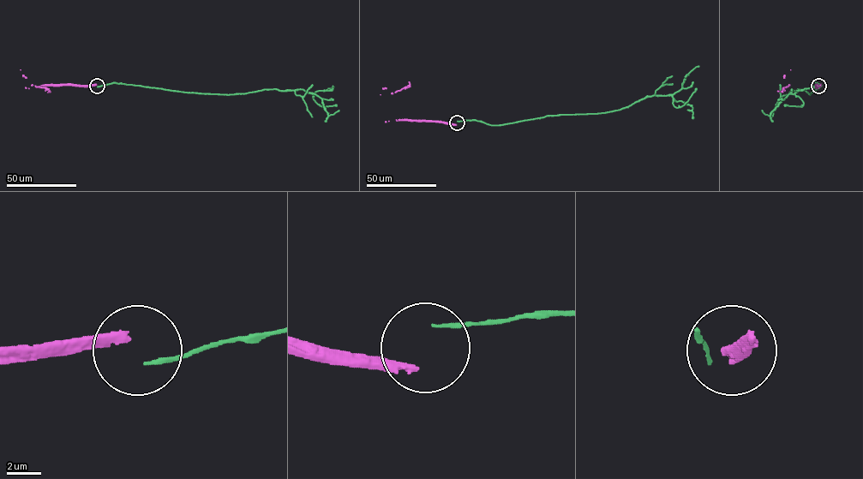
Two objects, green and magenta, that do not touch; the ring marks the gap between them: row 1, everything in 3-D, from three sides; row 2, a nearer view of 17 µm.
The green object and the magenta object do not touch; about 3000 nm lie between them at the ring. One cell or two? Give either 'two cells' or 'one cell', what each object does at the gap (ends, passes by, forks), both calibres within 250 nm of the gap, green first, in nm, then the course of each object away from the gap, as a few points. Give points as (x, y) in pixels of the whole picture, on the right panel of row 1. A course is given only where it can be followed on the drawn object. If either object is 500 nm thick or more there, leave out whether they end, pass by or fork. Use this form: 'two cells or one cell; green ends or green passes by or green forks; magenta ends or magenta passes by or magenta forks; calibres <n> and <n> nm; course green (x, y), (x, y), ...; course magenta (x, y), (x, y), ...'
two cells; green ends; magenta ends; calibres 190 and 400 nm; course green (817, 86), (816, 82), (821, 85), (810, 94), (803, 89), (791, 89), (770, 116), (762, 110); course magenta (820, 85), (816, 86), (817, 88), (784, 76)

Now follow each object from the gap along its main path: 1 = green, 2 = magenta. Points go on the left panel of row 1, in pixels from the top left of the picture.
1: (97, 86), (116, 82), (223, 94), (267, 89), (303, 89), (321, 98), (328, 116), (338, 110)
2: (96, 85), (29, 88), (26, 78), (23, 76)

